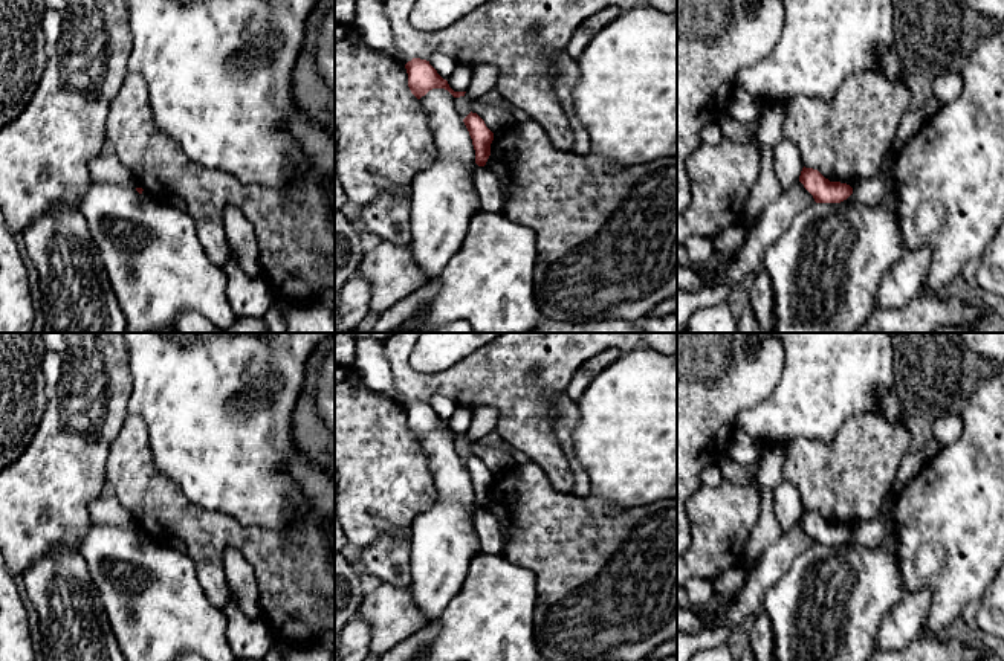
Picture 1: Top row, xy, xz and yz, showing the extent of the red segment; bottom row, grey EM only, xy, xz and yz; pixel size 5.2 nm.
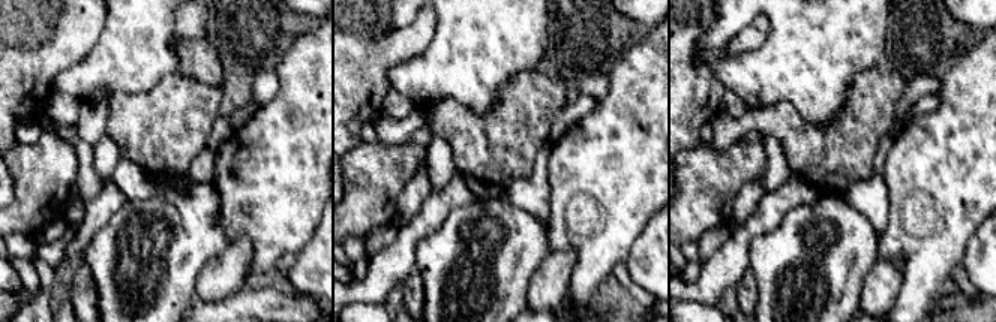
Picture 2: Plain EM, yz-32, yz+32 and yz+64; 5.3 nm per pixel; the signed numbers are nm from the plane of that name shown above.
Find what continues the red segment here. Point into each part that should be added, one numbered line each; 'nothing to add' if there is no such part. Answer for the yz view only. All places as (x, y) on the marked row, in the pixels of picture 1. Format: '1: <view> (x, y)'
nothing to add

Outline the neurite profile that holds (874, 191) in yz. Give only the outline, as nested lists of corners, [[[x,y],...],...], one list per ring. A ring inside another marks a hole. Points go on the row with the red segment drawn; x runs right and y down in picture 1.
[[[892,150],[888,153],[883,165],[883,173],[877,177],[860,180],[854,183],[853,195],[866,206],[877,208],[882,205],[888,197],[896,194],[896,177],[894,168],[891,163],[896,160],[897,153]]]

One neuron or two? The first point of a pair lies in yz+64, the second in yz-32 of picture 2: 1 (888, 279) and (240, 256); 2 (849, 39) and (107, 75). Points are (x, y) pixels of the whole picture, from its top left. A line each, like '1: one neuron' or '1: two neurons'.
1: one neuron
2: one neuron

